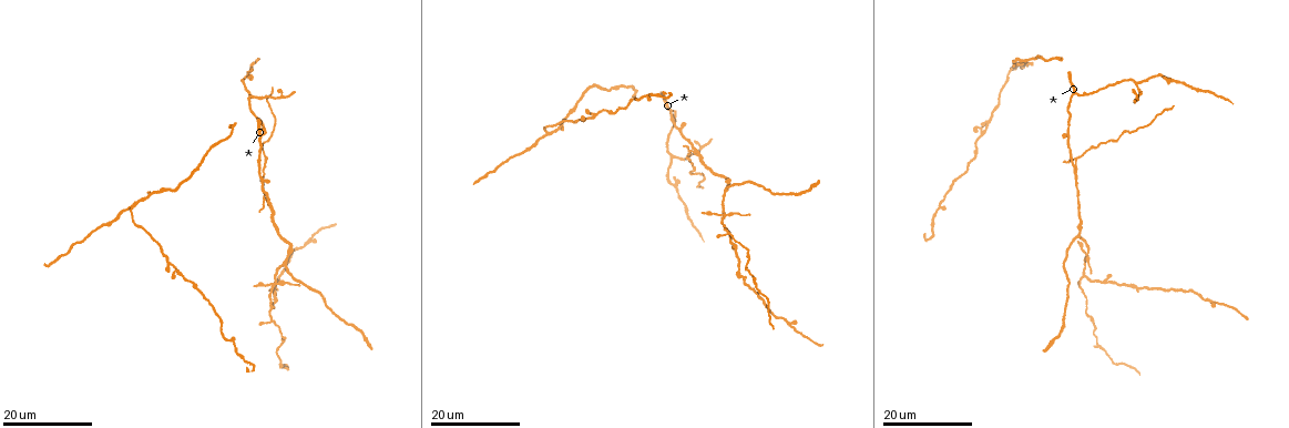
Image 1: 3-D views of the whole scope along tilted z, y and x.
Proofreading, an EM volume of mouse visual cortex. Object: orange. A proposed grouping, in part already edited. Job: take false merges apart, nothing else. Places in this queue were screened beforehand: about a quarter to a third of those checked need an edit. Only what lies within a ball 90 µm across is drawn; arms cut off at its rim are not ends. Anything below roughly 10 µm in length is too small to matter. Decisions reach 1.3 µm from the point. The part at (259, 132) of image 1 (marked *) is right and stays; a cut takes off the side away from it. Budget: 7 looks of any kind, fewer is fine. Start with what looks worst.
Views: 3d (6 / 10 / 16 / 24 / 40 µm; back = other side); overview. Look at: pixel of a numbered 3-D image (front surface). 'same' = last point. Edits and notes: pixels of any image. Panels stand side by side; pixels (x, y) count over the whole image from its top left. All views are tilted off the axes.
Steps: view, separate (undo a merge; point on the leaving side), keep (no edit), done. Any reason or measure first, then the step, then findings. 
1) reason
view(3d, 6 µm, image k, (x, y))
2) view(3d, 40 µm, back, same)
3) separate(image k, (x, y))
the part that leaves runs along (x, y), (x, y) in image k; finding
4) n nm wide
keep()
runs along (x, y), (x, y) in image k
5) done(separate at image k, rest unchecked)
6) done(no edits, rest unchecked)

three-way junction
view(3d, 16 µm, image 1, (723, 214))

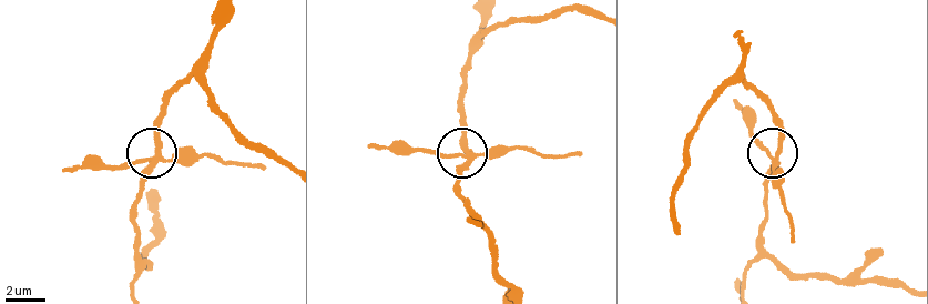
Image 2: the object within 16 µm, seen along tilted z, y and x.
zoom in
view(3d, 10 µm, image 2, (778, 146))

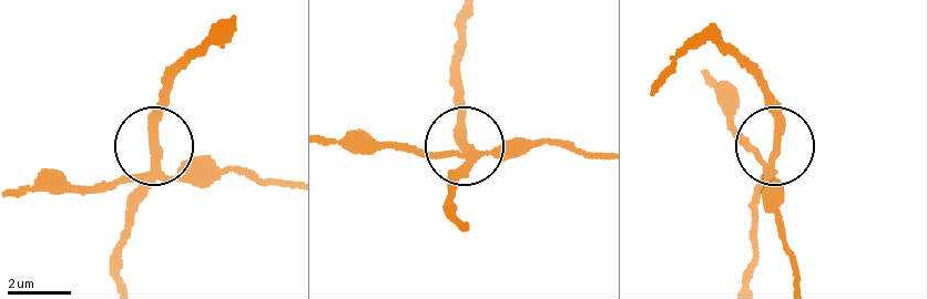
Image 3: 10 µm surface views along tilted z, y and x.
3 arms
separate(image 3, (113, 181))
a second neuron is stuck on

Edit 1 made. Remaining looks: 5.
view(overview)

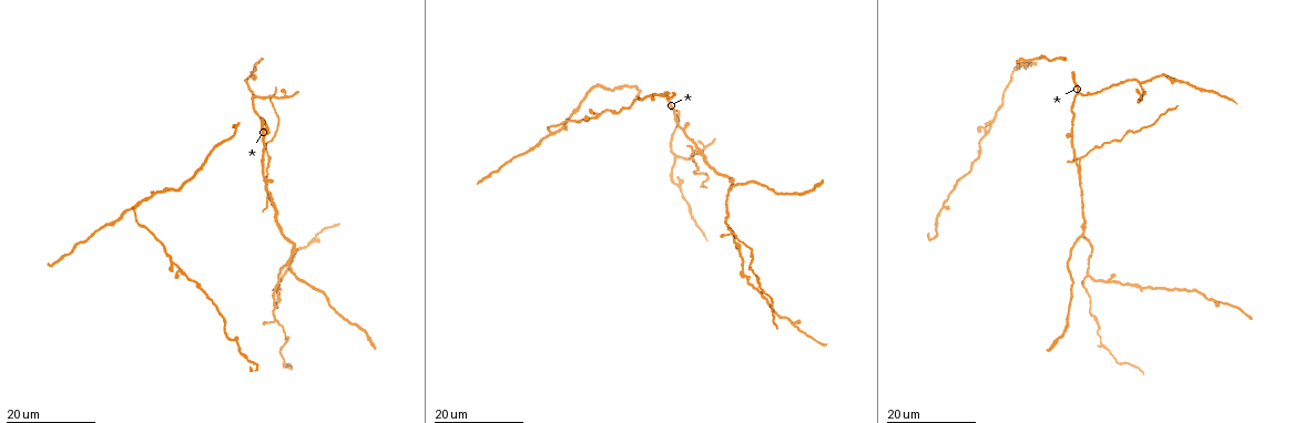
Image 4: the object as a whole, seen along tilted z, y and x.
arms part here
view(3d, 16 µm, image 4, (551, 135))

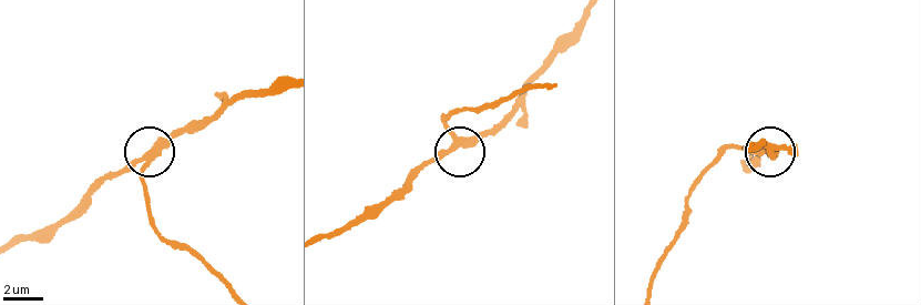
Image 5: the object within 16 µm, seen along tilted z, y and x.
view(3d, 10 µm, image 5, (146, 158))

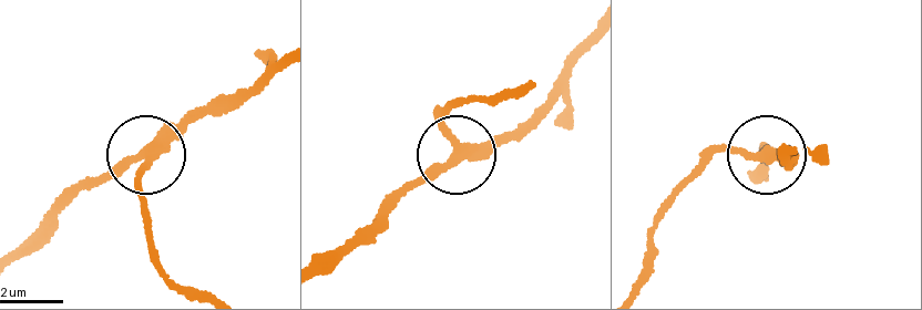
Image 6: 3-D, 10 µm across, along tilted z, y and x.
3 arms
keep()
all the same neuron

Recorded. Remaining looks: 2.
three-way junction
view(3d, 16 µm, image 4, (275, 306))

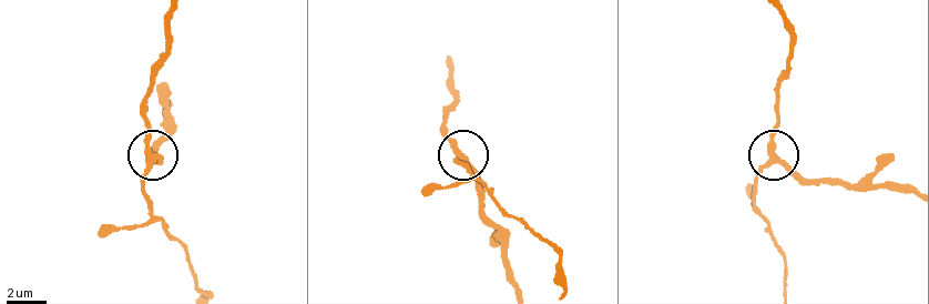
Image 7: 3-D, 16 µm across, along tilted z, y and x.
view(3d, 10 µm, image 7, (777, 161))

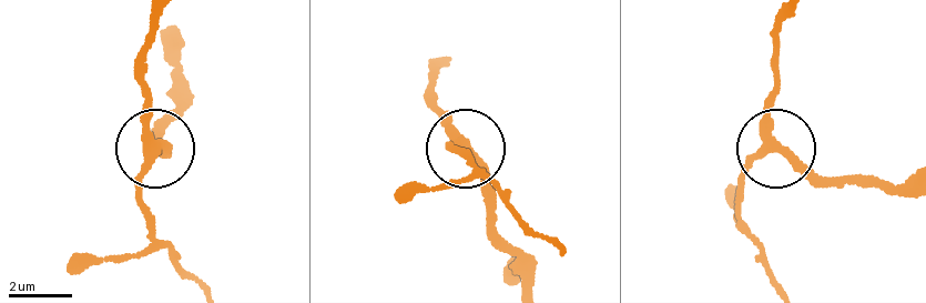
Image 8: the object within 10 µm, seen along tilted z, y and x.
260 nm wide
keep()
runs along (790, 13), (777, 29), (771, 152), (738, 187) in image 8; one neuron here

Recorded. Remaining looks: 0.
done(separate at image 3, rest unchecked)

